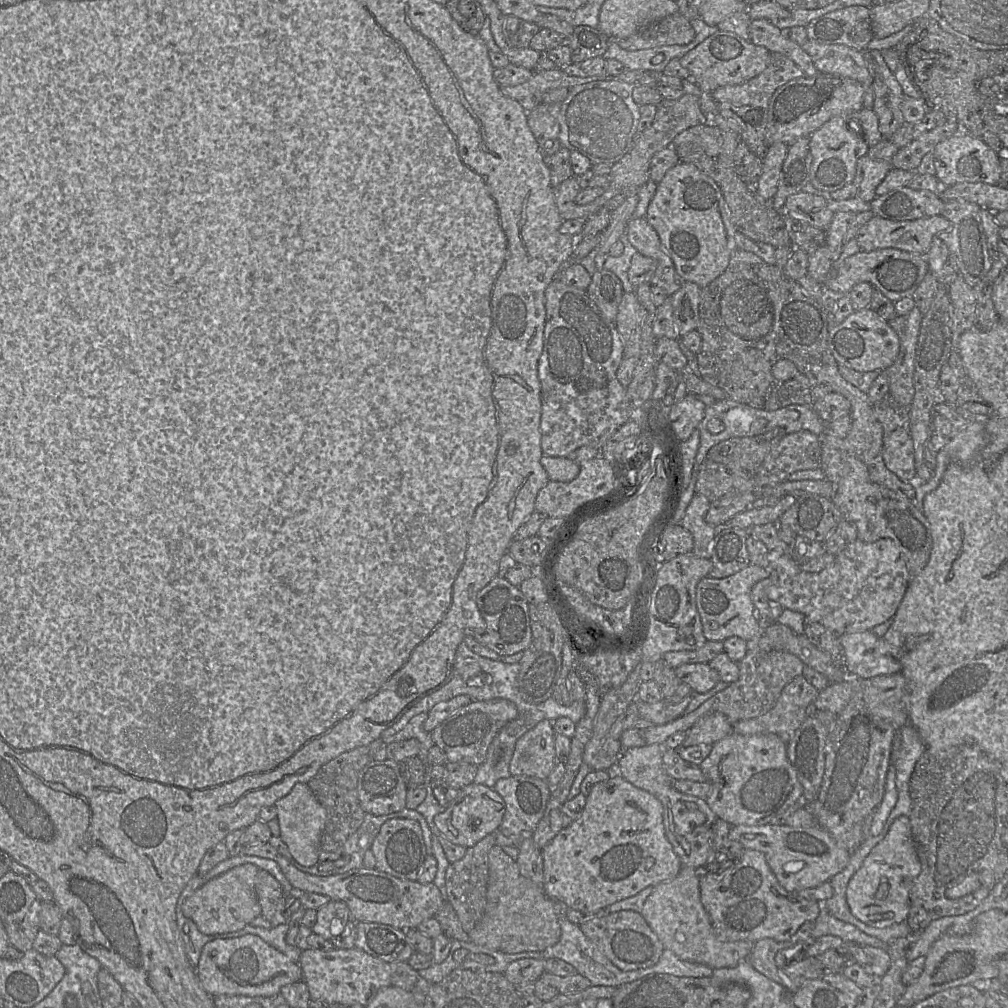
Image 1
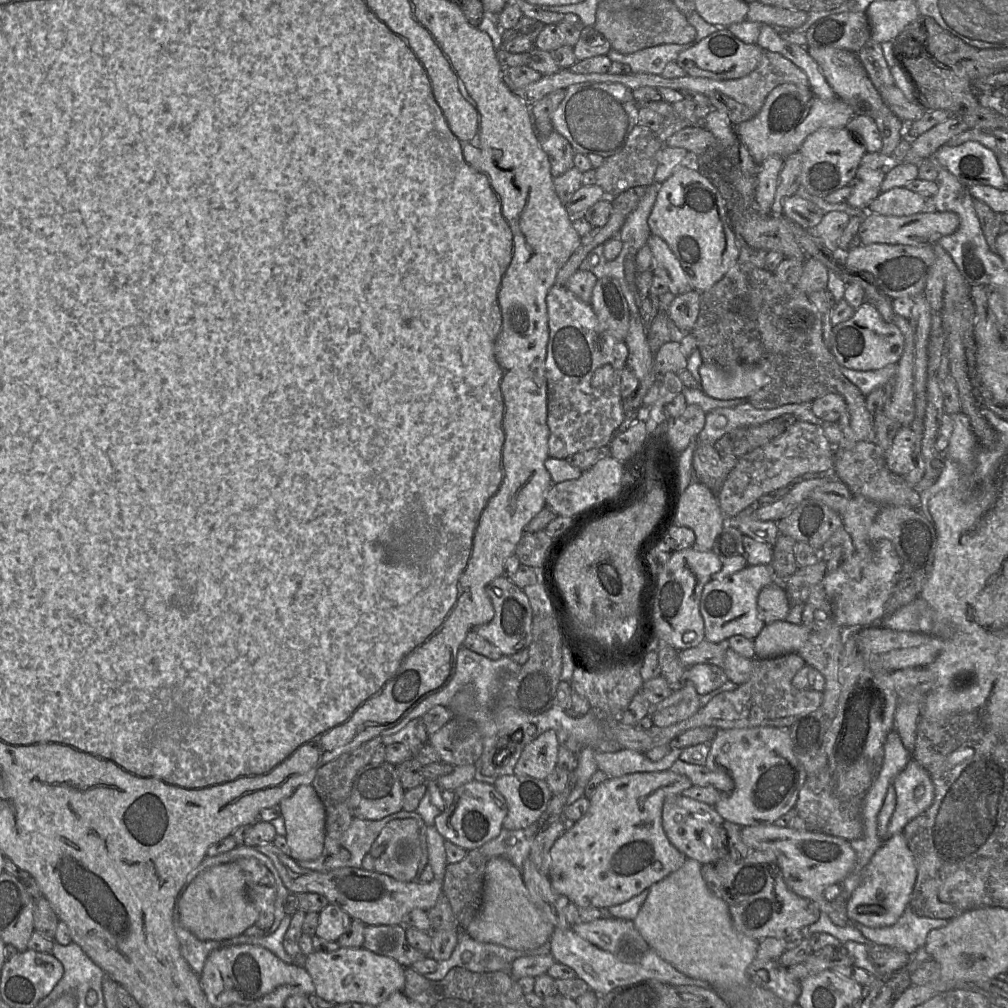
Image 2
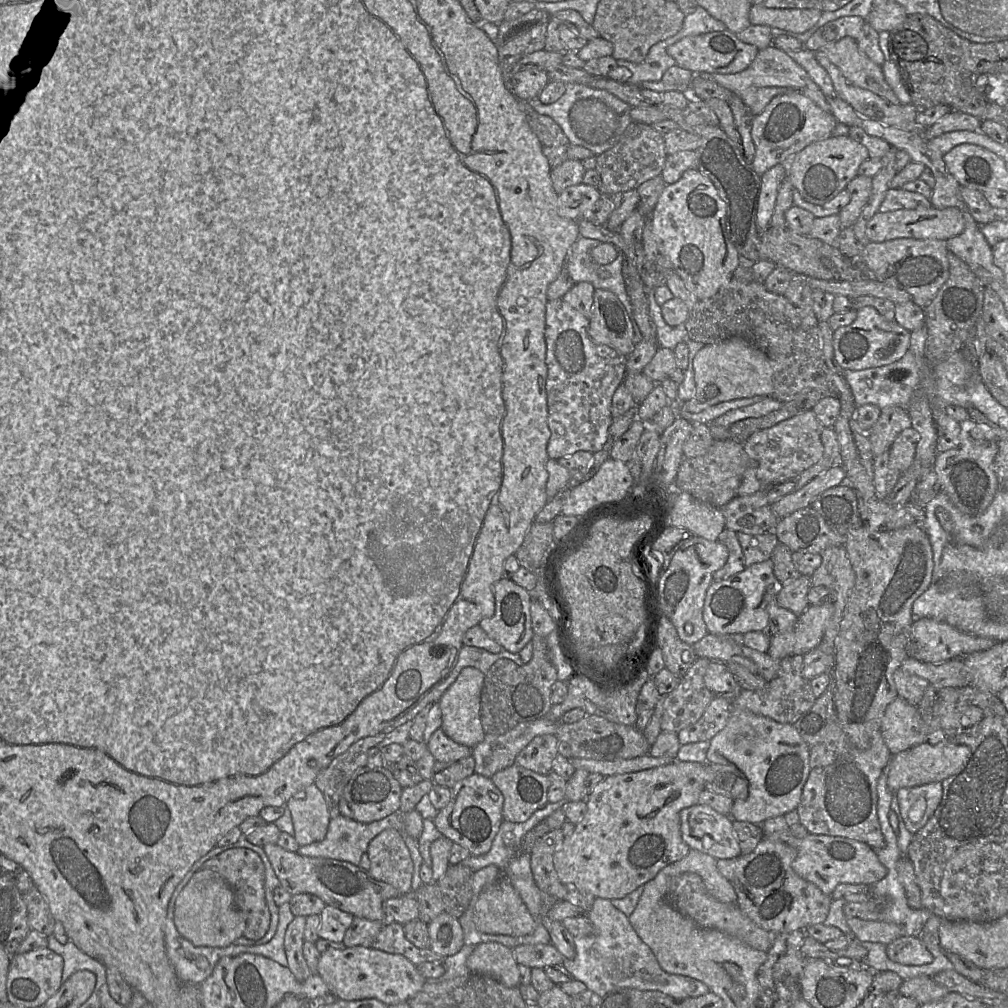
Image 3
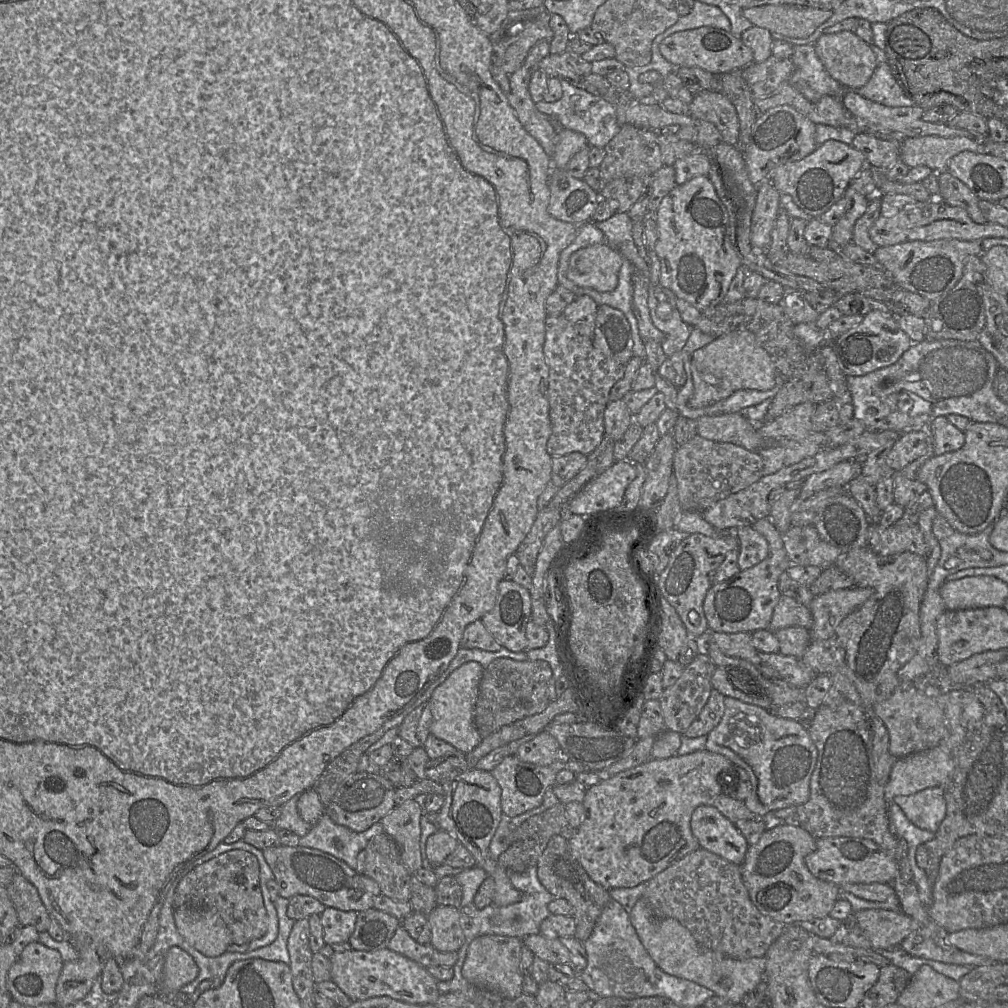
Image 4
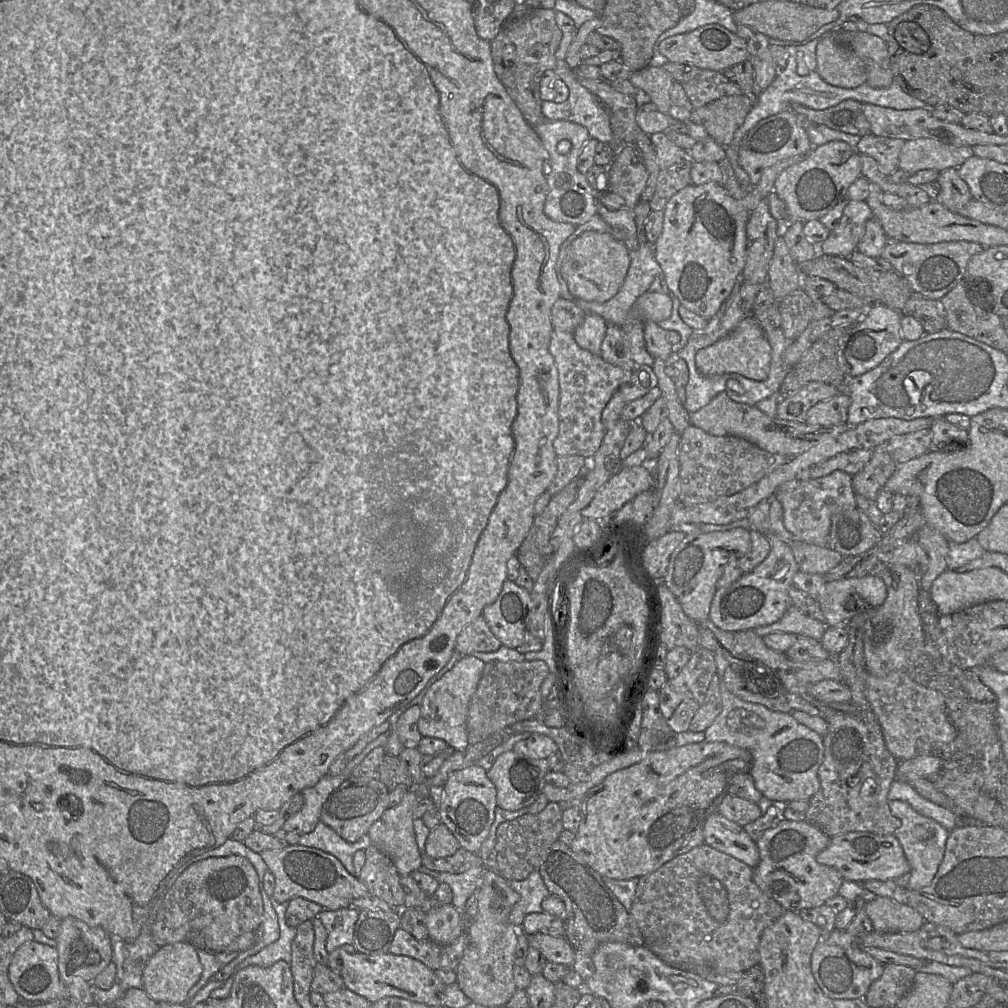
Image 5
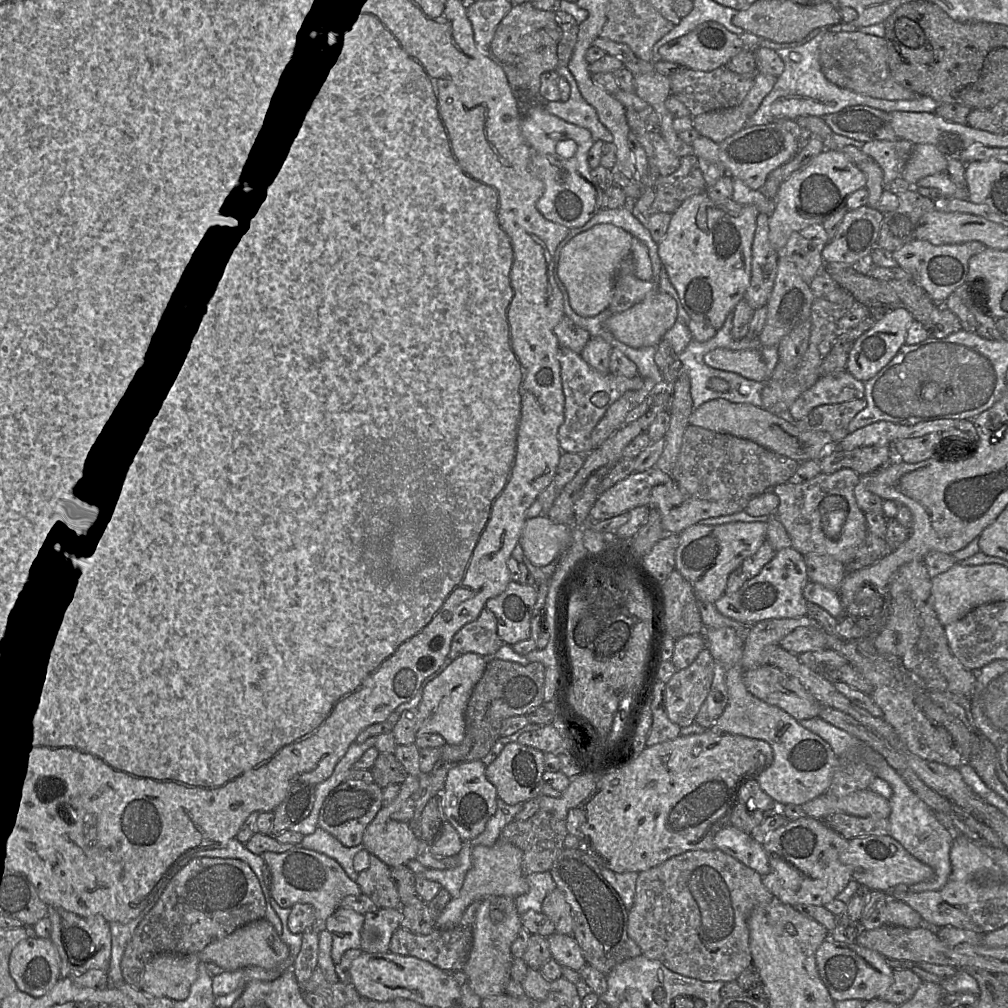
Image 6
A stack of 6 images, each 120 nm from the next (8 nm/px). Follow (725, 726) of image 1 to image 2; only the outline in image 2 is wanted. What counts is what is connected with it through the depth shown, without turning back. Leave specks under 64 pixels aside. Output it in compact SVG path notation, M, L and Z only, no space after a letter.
M672 748L662 759L652 761L641 753L630 749L620 749L616 752L595 751L597 768L609 778L621 777L636 772L653 772L669 770L679 759L682 749Z

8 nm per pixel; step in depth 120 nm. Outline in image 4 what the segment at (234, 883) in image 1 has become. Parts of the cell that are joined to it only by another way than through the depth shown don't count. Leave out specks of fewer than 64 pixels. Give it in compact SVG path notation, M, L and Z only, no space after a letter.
M179 907L173 913L179 933L205 956L222 955L232 944L231 932L216 912L203 908Z

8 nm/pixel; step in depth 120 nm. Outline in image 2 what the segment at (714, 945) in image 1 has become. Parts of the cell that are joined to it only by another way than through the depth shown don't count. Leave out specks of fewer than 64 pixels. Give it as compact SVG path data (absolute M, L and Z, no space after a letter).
M687 858L683 866L681 866L678 870L669 874L663 880L649 887L648 896L642 904L636 918L633 920L633 923L637 931L648 943L649 947L679 972L683 973L688 977L706 981L712 986L713 989L737 989L738 987L748 985L749 983L750 977L748 975L748 968L756 957L759 941L745 936L734 928L727 903L721 898L715 896L708 889L701 875L701 867L702 864L700 862L694 859Z

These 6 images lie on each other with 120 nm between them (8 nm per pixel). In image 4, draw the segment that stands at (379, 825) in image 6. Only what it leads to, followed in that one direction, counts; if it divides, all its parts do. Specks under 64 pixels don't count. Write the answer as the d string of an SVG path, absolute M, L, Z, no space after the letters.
M412 799L395 806L379 822L384 833L398 845L402 860L412 875L423 867L420 850L422 814L422 808L415 799Z

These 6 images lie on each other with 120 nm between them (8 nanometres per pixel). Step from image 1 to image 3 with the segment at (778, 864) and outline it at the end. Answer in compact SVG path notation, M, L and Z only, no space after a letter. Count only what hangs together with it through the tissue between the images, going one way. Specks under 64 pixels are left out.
M784 815L769 818L761 825L764 837L783 842L797 852L791 867L804 880L815 884L824 894L831 896L835 887L842 883L873 885L887 874L886 867L879 861L873 848L866 843L847 837L817 835L809 833L804 838L797 838L787 825Z

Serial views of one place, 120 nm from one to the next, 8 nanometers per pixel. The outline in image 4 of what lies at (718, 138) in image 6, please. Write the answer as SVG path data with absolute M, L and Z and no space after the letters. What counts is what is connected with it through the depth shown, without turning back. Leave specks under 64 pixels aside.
M702 91L695 94L689 114L696 121L715 125L722 141L735 146L739 140L739 119L734 105L721 91Z

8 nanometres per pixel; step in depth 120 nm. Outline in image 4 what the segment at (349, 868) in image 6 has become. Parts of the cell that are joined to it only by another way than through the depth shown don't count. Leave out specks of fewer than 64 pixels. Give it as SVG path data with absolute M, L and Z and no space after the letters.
M325 813L310 831L299 839L299 846L318 849L357 869L357 855L365 849L368 841L383 833L381 823L375 823L363 832L355 832L346 826L334 823Z

